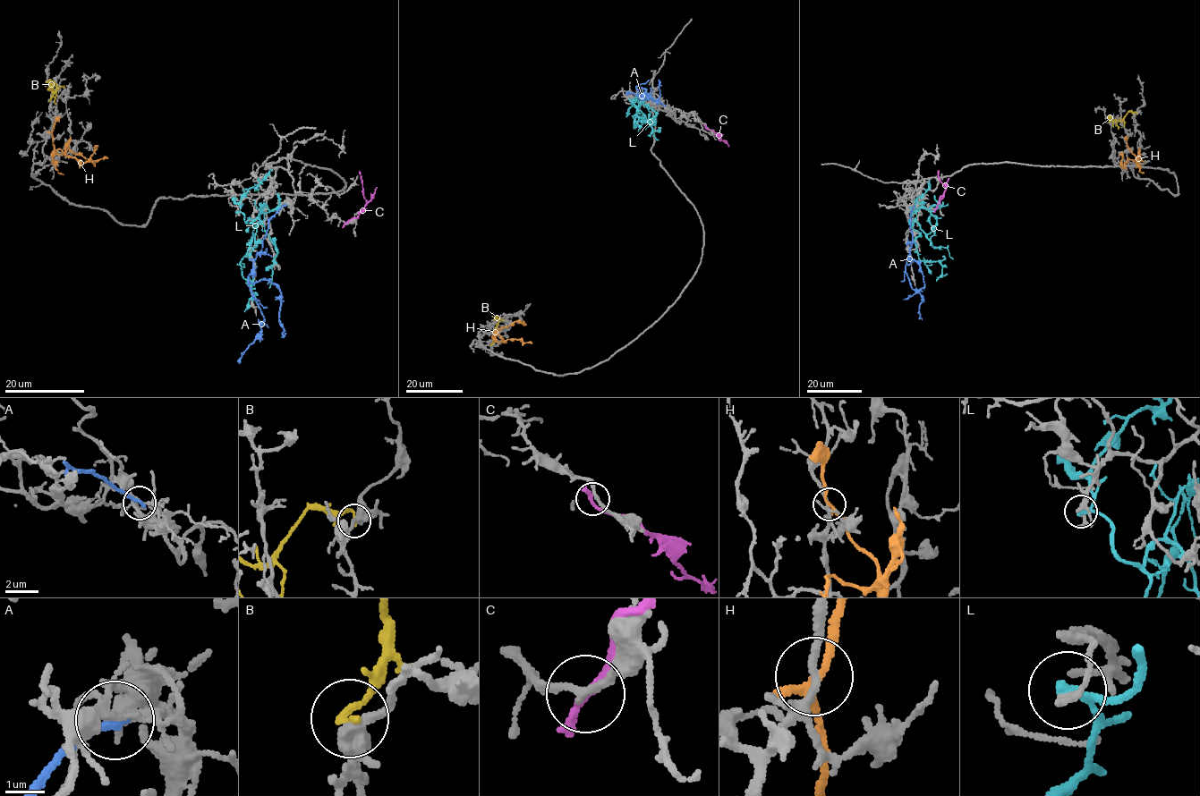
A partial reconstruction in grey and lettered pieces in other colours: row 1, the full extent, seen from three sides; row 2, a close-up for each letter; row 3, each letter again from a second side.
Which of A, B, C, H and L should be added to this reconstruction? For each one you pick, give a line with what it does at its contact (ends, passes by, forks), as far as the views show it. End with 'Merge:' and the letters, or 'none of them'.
Merge: none of them

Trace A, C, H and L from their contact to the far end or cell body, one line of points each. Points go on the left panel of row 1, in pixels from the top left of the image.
A: (285, 205), (269, 220), (260, 251), (249, 276), (251, 283), (268, 280), (281, 294), (281, 336)
C: (345, 224), (359, 215), (367, 203), (359, 171)
H: (52, 131), (55, 151), (56, 153), (58, 149), (81, 165), (97, 145)
L: (236, 212), (242, 213), (253, 229), (251, 243), (240, 263), (241, 274), (252, 284), (252, 293), (244, 311)

